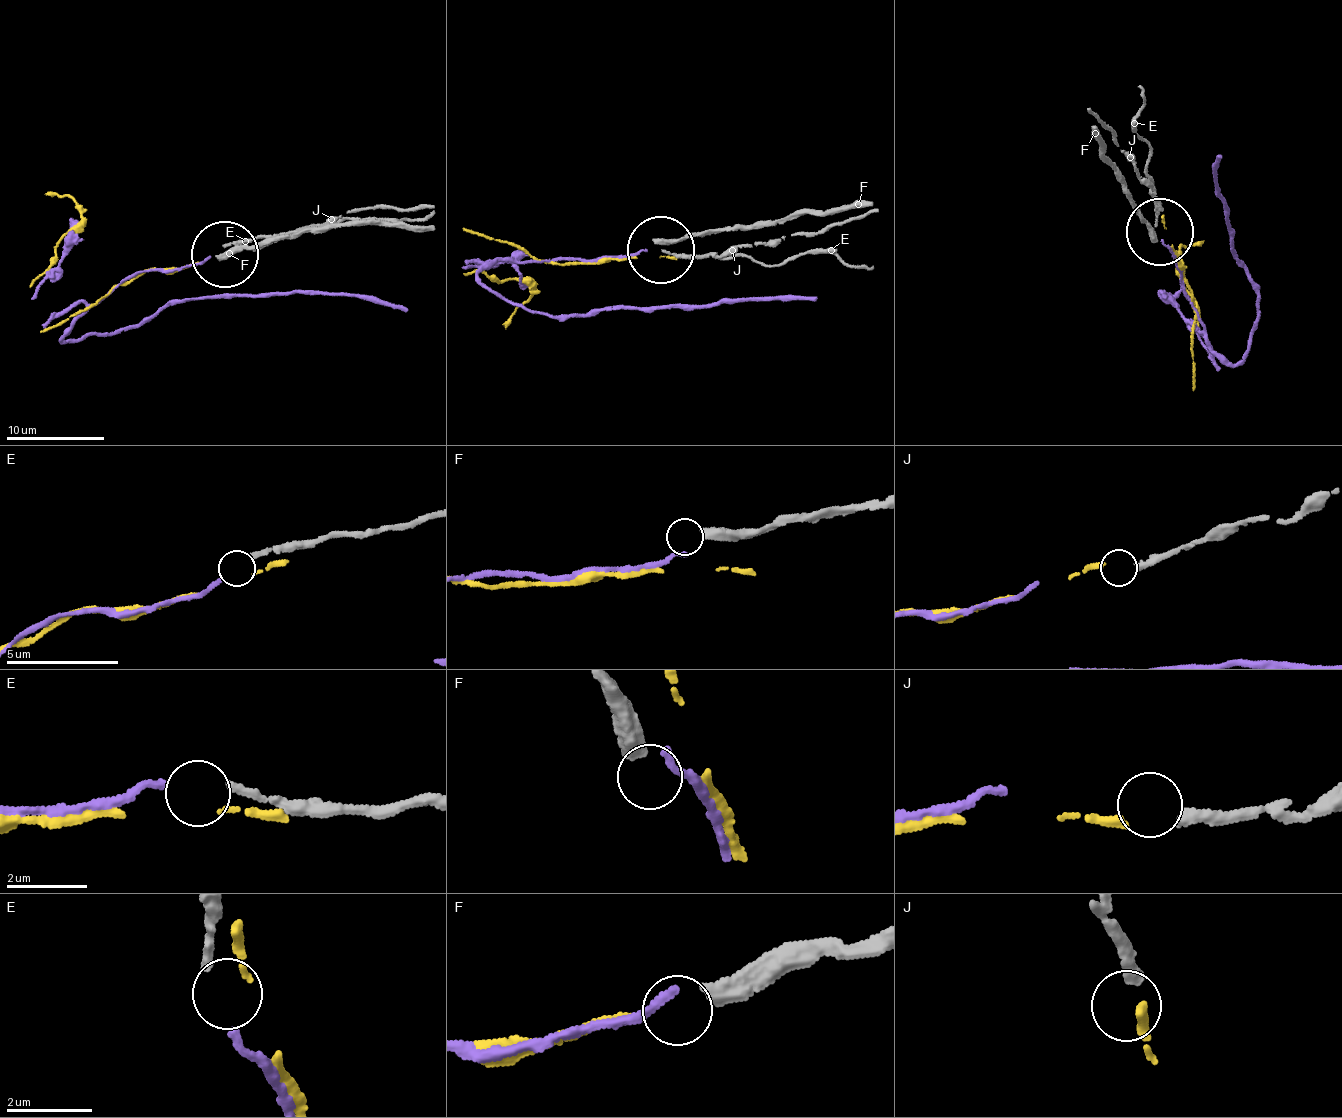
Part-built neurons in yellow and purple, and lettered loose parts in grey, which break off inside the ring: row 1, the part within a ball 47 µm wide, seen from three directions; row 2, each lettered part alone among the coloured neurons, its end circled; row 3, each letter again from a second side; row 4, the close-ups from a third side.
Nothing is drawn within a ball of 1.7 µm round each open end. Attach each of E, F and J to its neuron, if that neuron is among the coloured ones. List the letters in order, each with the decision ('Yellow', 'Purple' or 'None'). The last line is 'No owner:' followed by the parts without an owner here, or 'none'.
E: Purple
F: None
J: Yellow
No owner: F

